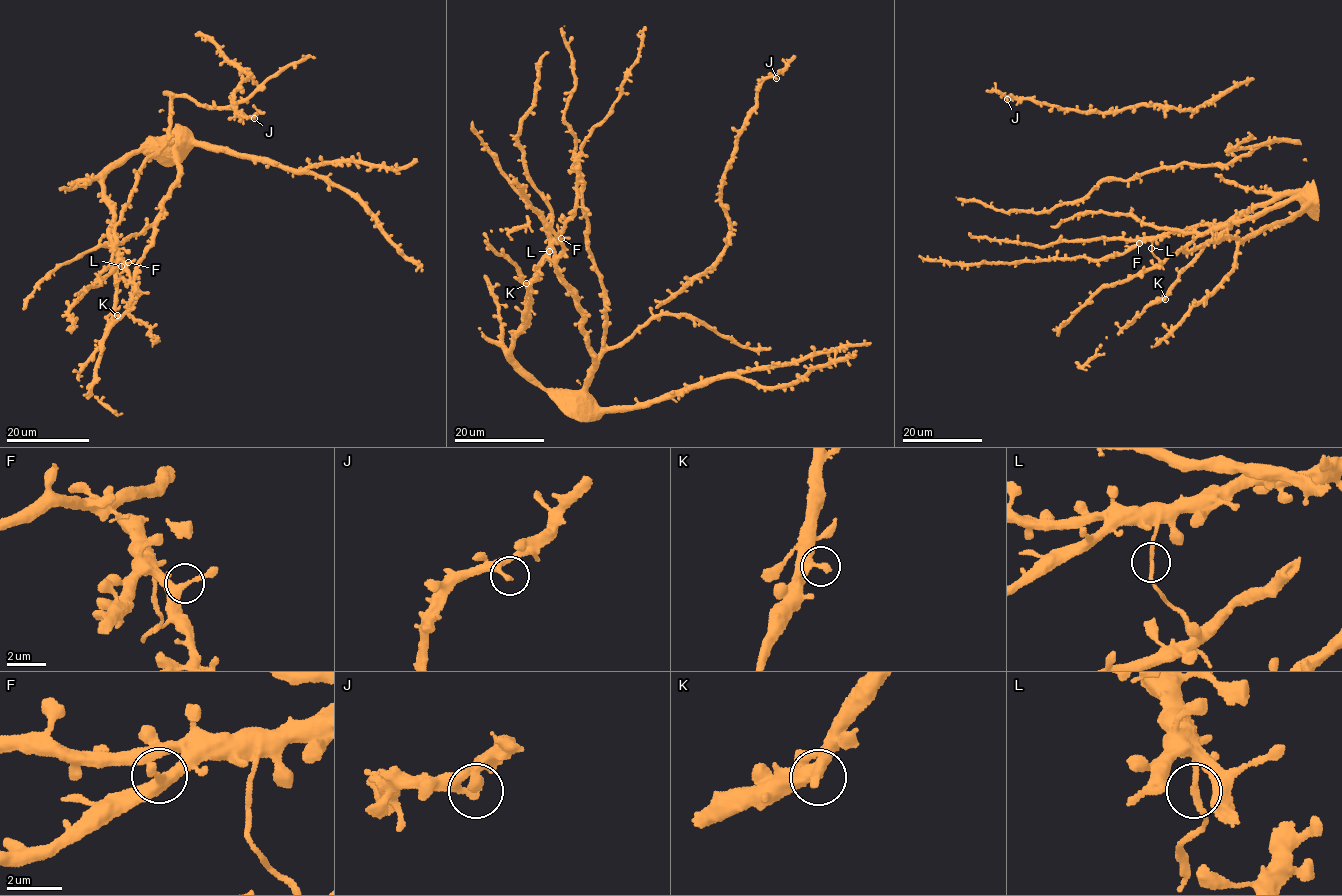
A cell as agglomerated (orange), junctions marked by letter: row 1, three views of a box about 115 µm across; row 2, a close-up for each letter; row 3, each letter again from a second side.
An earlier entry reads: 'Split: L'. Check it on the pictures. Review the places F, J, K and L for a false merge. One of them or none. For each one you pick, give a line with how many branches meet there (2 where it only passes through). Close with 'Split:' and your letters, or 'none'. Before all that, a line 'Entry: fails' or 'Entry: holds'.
Entry: holds
L: 2 branches meet
Split: L

